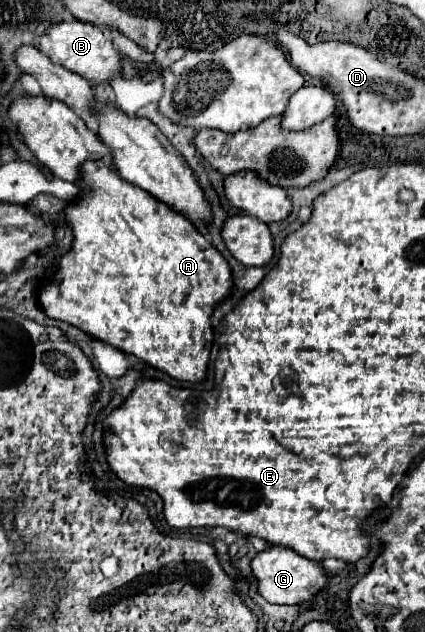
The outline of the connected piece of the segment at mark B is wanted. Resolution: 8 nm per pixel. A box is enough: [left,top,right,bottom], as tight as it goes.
[38,19,120,83]

